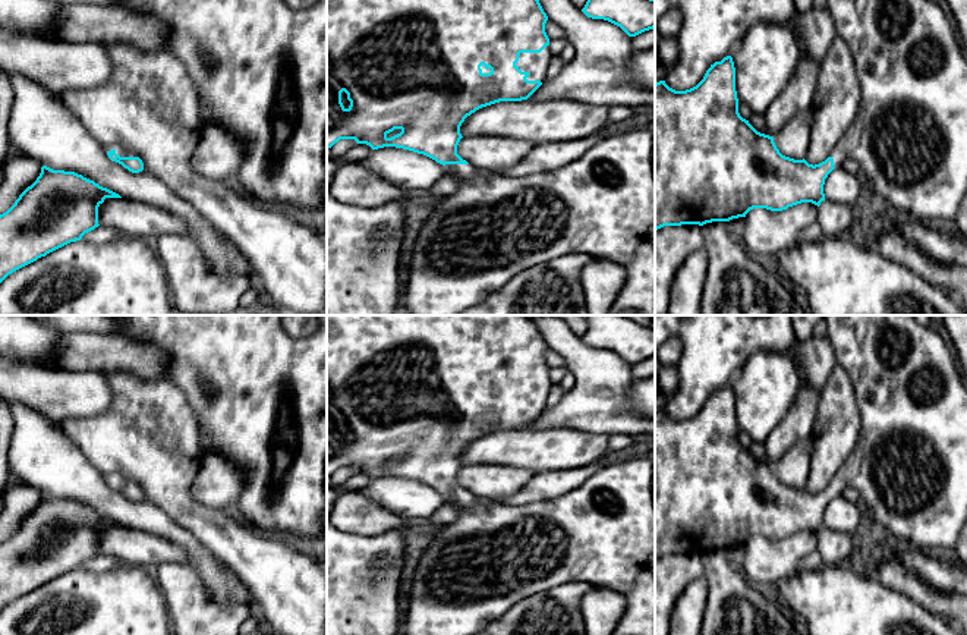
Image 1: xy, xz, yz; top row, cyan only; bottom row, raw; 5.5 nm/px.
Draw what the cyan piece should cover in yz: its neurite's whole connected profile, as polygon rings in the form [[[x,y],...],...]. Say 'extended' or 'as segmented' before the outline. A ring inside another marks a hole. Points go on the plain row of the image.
extended; [[[823,315],[826,324],[825,336],[834,346],[837,364],[847,371],[851,378],[857,409],[862,422],[862,433],[856,449],[838,469],[829,485],[819,493],[809,493],[804,487],[794,488],[785,485],[777,477],[774,466],[757,460],[749,449],[738,441],[738,427],[736,419],[736,396],[731,384],[715,390],[706,399],[703,408],[693,416],[675,419],[665,409],[655,412],[655,559],[664,554],[699,553],[703,554],[712,550],[730,550],[733,547],[746,546],[753,537],[766,537],[771,540],[782,540],[788,535],[812,531],[820,534],[825,529],[823,513],[828,503],[842,493],[848,485],[854,487],[860,500],[866,503],[873,516],[885,526],[894,538],[905,547],[913,547],[922,551],[932,548],[955,547],[960,532],[967,521],[967,381],[958,374],[952,355],[942,337],[930,327],[917,323],[914,315]]]

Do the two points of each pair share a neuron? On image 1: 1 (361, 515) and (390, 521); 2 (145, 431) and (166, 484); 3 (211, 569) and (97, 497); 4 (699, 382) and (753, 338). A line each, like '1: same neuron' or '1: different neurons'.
1: same neuron
2: same neuron
3: same neuron
4: same neuron

